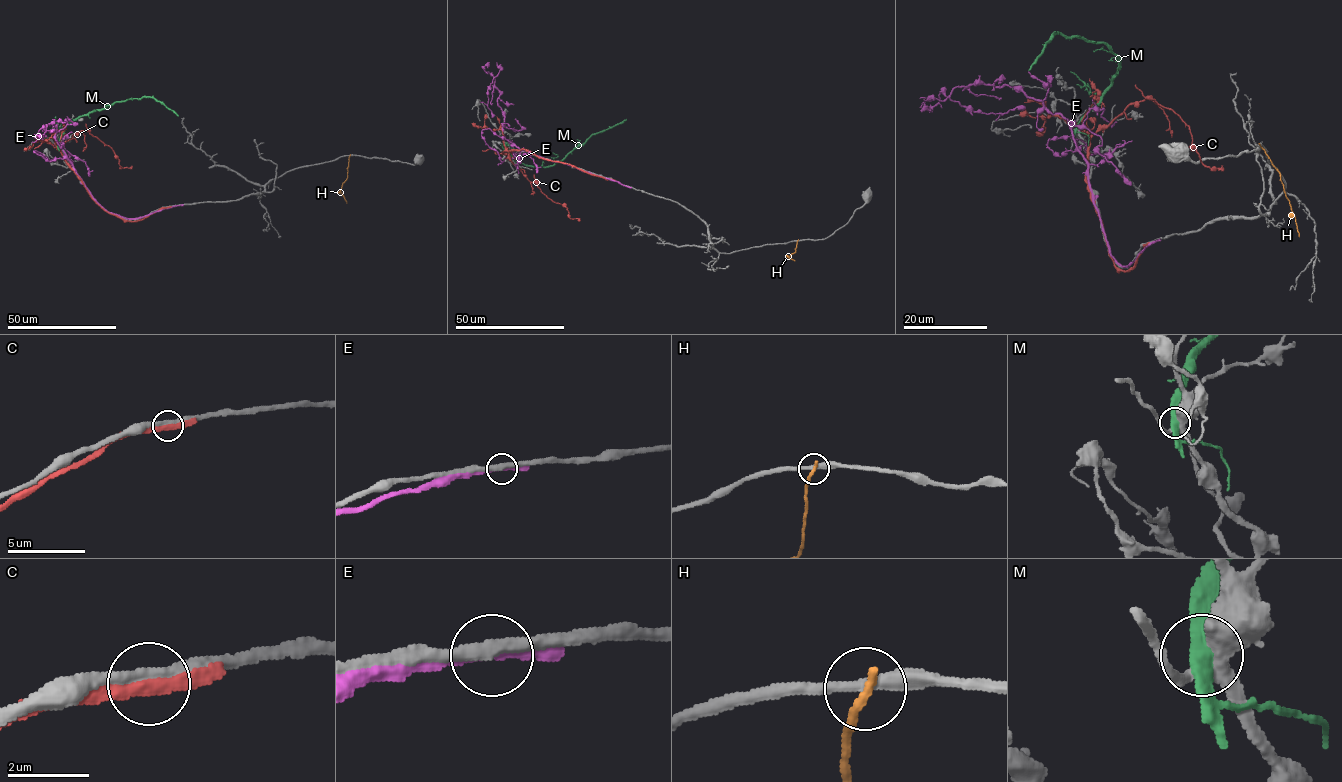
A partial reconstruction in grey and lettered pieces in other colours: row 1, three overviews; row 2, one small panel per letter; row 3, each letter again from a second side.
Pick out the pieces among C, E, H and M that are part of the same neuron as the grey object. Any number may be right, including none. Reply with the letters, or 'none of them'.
none of them

